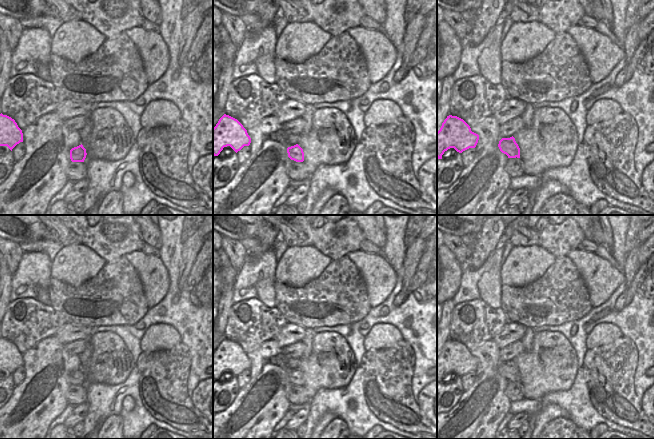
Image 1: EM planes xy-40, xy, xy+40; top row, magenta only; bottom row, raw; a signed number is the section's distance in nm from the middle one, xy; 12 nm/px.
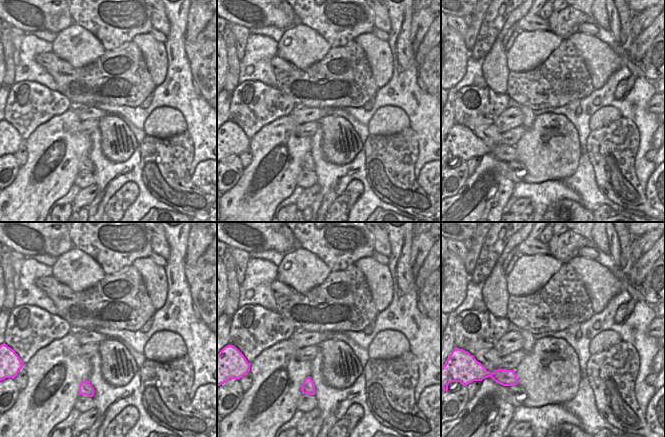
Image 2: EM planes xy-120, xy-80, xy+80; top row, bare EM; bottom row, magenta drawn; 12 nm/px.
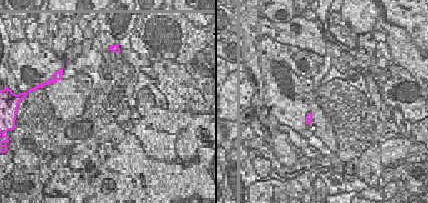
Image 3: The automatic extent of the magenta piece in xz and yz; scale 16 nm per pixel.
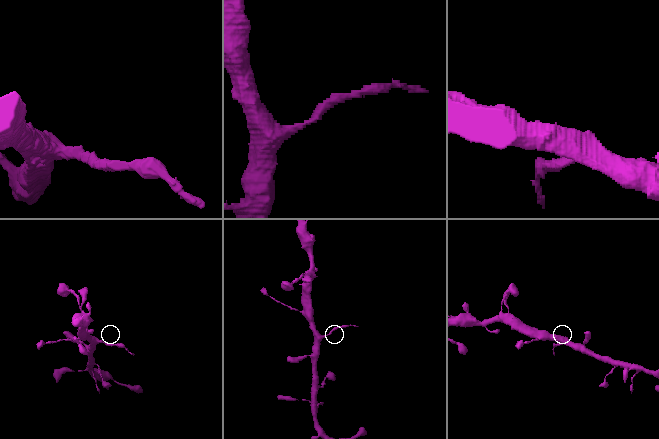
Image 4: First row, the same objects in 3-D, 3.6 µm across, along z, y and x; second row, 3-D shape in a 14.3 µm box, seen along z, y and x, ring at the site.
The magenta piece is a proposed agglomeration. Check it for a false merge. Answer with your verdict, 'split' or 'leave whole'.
split

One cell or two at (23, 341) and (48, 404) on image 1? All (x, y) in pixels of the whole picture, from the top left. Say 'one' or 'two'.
two

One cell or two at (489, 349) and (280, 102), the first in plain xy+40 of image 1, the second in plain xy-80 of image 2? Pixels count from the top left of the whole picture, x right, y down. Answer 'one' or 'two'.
two

